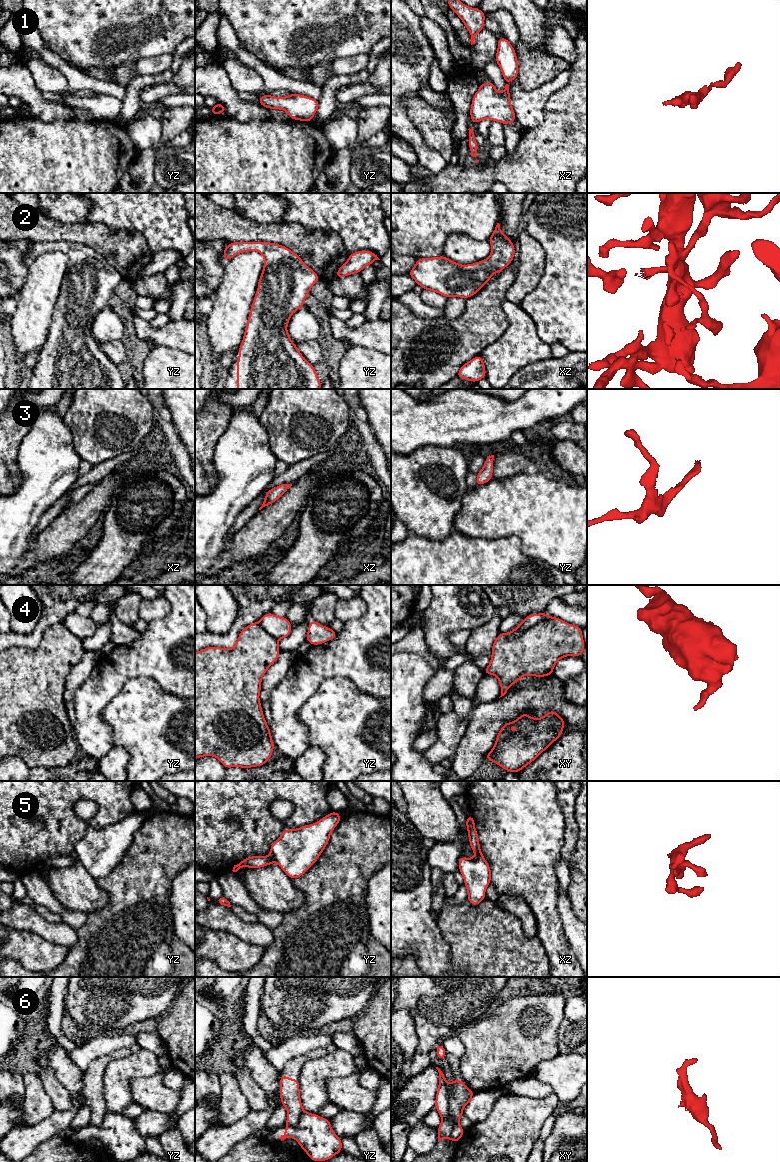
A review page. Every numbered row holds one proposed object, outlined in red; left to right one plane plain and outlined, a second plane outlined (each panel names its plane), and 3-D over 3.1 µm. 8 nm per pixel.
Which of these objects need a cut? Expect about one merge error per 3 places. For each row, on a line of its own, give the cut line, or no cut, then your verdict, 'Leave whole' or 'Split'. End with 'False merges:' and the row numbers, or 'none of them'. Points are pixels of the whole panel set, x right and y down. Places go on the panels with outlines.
1: No split. Leave whole
2: No split. Leave whole
3: No split. Leave whole
4: Split along xy (549, 616), (521, 631), (516, 636), (508, 637). Split
5: No split. Leave whole
6: Split along xy (447, 1089), (449, 1117), (442, 1119). Split
False merges: 4, 6

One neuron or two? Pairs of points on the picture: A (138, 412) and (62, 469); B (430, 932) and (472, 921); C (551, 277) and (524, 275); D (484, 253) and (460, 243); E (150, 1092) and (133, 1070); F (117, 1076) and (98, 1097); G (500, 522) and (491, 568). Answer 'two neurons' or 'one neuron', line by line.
A: two neurons
B: two neurons
C: two neurons
D: one neuron
E: two neurons
F: two neurons
G: two neurons

